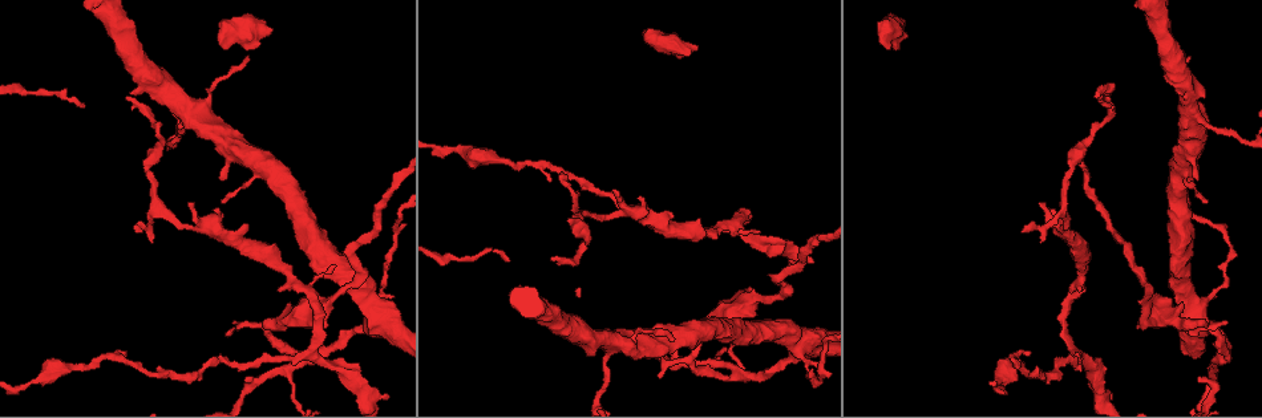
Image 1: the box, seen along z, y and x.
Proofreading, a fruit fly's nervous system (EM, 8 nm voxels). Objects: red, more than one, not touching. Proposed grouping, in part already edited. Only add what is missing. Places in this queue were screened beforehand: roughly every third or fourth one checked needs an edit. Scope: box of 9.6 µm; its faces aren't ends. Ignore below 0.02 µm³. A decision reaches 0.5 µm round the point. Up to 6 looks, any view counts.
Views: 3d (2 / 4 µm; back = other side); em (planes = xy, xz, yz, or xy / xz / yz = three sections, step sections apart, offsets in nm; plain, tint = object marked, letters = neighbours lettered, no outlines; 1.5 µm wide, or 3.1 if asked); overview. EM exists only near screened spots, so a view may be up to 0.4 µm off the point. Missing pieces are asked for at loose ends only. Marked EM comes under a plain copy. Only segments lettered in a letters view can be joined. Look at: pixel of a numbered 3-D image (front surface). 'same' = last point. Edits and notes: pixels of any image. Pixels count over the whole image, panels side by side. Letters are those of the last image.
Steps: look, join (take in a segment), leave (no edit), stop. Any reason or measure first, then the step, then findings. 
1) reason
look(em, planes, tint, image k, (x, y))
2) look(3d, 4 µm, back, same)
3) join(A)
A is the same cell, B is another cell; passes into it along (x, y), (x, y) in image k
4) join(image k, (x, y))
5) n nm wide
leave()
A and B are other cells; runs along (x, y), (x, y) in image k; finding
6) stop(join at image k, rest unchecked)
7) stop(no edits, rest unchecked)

an open end
look(3d, 2 µm, image 1, (1024, 232))

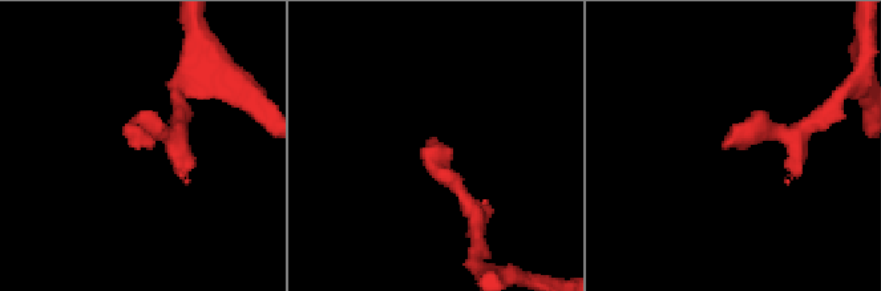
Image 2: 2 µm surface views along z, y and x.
look(em, planes, letters, image 2, (130, 145))

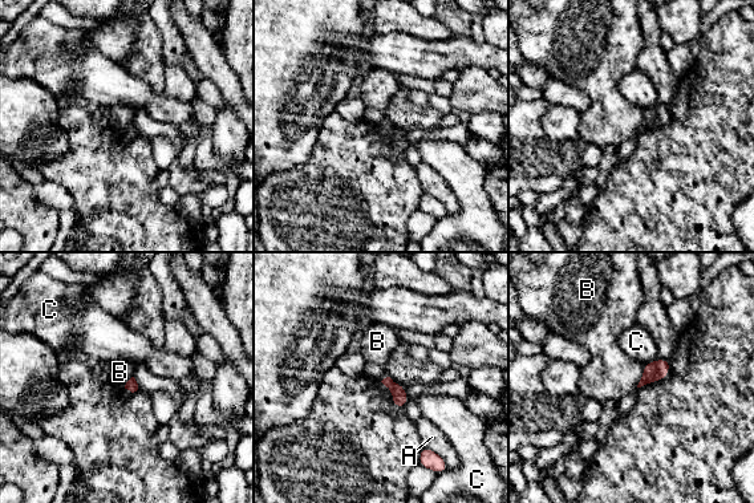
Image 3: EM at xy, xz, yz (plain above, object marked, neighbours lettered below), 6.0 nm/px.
leave()
A, B and C are other cells; border along (644, 364), (644, 372), (636, 386) in image 3; none of them fits

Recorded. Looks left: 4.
tapers out
look(em, planes, tint, image 1, (334, 264))

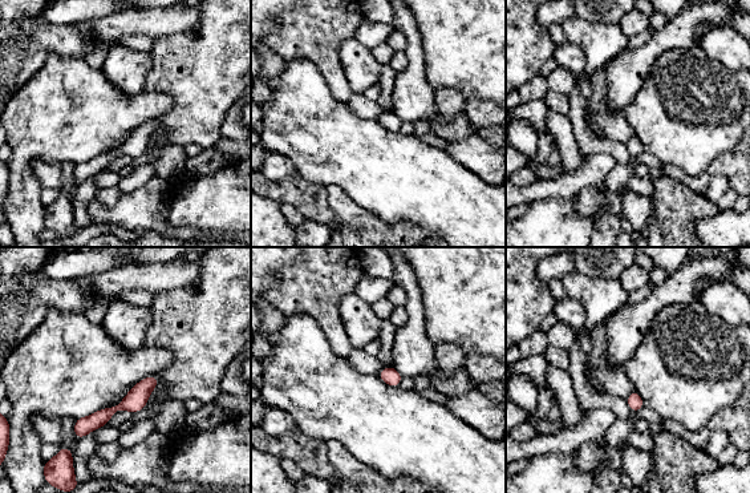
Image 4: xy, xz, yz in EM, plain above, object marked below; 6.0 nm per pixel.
what lies round it
look(em, planes, letters, same)

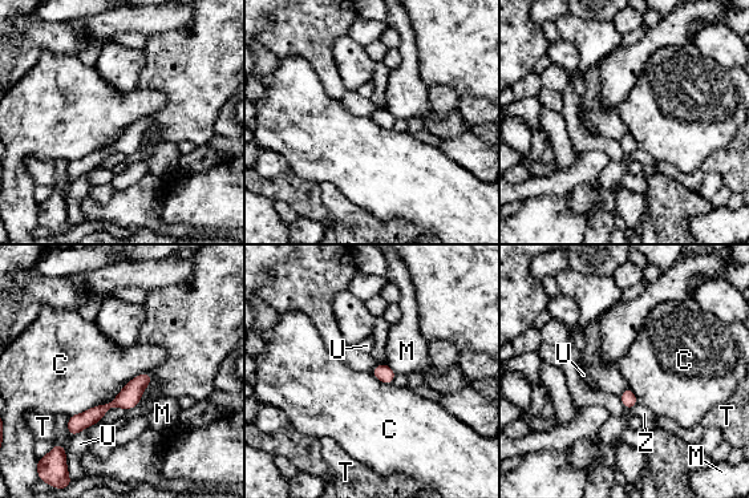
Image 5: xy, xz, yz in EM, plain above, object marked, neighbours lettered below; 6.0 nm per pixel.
C touches over 550 nm
leave()
C, M, T, U and Z are other cells; border along (148, 372), (108, 403), (69, 416) in image 5; no lettered segment goes on from it

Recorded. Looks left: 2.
stop(no edits, rest unchecked)

